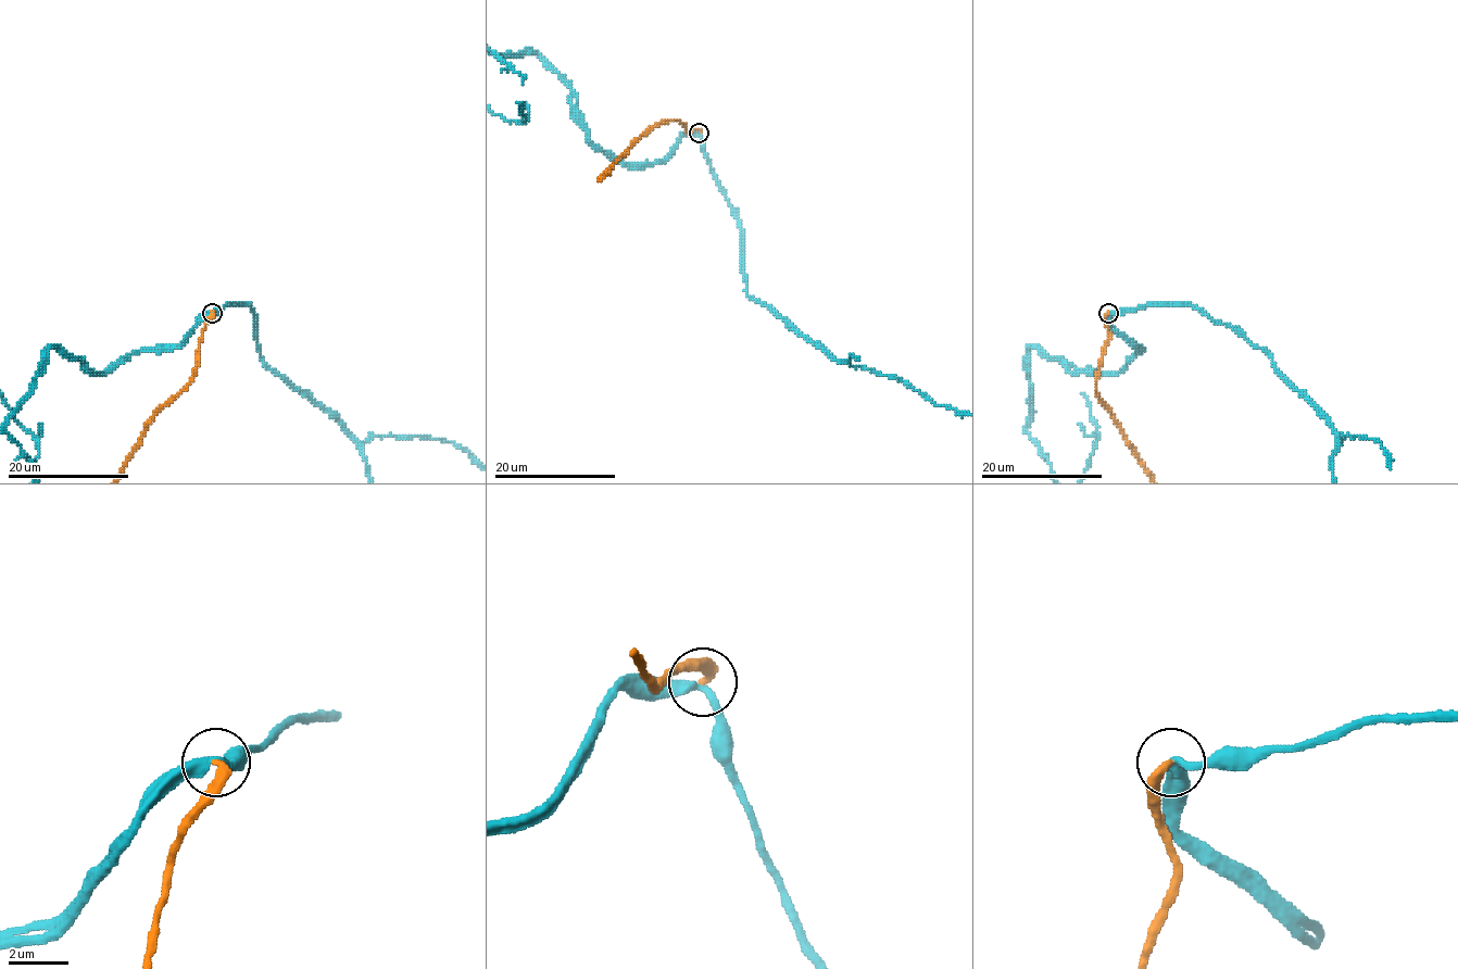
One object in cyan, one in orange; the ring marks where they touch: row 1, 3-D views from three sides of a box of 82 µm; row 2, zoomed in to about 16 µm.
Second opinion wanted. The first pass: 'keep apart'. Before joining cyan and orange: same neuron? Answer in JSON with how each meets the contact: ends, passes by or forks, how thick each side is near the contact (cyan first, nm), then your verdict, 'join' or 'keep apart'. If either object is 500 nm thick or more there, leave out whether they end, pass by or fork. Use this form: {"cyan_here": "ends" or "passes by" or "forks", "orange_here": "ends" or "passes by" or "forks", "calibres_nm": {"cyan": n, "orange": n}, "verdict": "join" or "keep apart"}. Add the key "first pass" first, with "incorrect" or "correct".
{"first pass": "incorrect", "cyan_here": "passes by", "orange_here": "ends", "calibres_nm": {"cyan": 300, "orange": 340}, "verdict": "join"}

